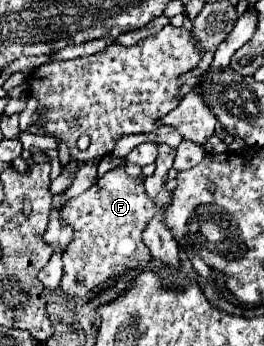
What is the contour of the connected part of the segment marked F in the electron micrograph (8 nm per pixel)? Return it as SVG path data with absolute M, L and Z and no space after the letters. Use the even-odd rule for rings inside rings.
M125 168L107 172L87 192L71 198L63 208L63 218L75 228L75 234L63 254L61 288L71 294L97 288L99 306L117 298L127 288L129 276L139 274L151 260L141 232L153 214L155 202L147 196L143 180L131 178Z

